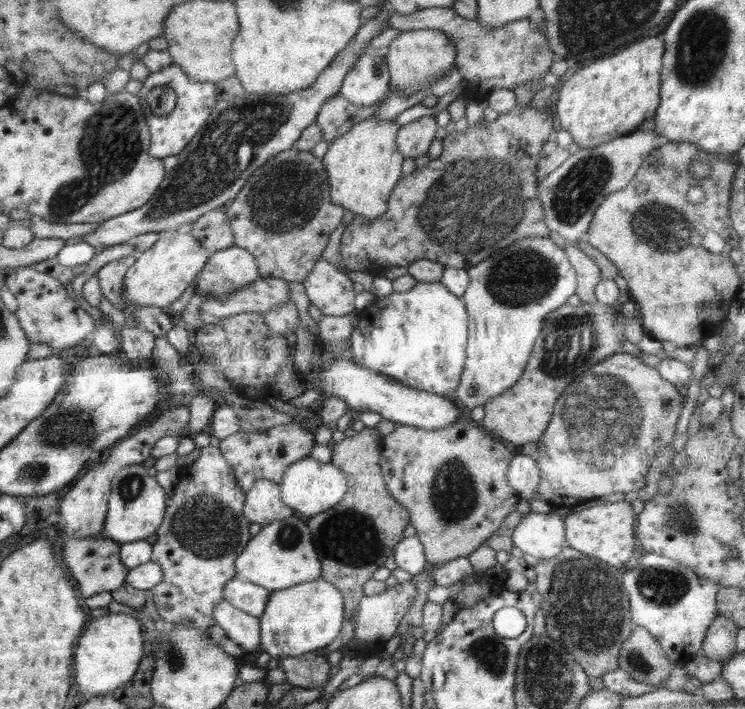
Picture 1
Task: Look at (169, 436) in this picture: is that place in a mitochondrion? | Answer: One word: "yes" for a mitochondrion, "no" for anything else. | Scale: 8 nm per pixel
no

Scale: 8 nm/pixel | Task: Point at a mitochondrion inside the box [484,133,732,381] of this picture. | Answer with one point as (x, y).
(569, 203)

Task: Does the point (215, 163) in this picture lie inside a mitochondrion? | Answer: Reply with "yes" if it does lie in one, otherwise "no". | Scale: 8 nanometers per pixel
yes

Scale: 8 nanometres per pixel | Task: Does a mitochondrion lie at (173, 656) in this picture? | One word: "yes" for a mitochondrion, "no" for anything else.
yes

